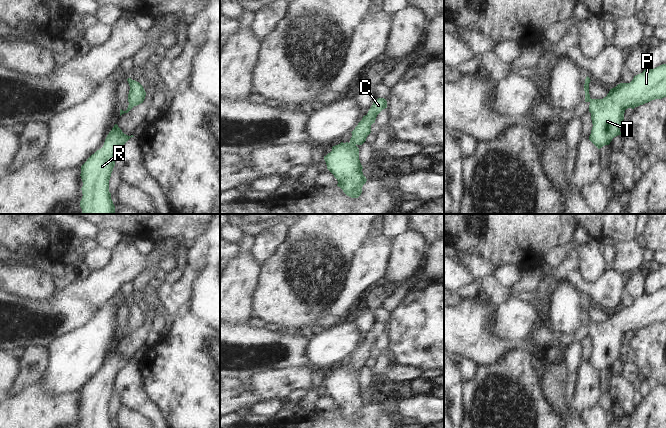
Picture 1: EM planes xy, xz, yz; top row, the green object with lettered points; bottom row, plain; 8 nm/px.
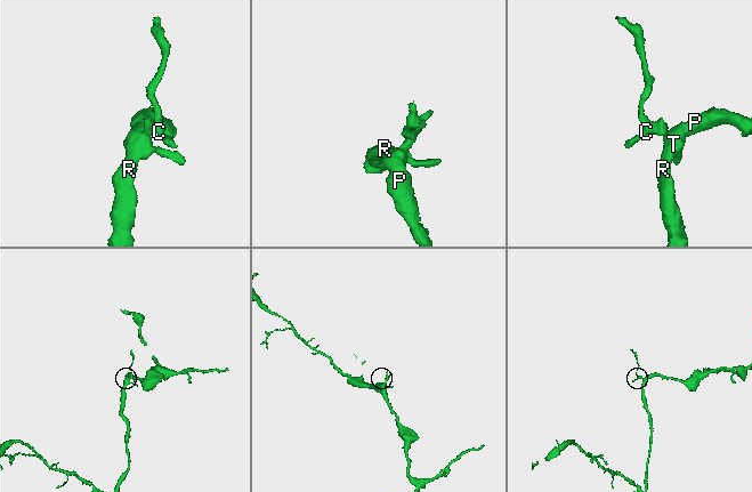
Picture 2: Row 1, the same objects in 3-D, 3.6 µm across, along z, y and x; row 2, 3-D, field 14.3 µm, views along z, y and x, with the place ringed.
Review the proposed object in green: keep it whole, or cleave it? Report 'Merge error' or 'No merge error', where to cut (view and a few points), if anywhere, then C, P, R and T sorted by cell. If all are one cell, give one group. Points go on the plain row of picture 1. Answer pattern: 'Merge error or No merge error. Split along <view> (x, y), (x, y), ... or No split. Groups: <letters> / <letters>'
No merge error. No split. Groups: C P R T

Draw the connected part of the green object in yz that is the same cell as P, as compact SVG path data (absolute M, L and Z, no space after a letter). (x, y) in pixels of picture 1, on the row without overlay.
M666 288L654 293L645 293L634 300L630 307L620 307L610 313L603 323L591 323L590 302L584 308L585 326L589 326L592 354L589 364L598 372L609 369L612 363L621 359L620 351L625 334L634 333L655 323L666 321Z

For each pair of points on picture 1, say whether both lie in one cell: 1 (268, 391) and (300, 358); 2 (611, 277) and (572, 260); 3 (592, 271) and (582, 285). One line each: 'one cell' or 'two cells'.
1: two cells
2: one cell
3: two cells

